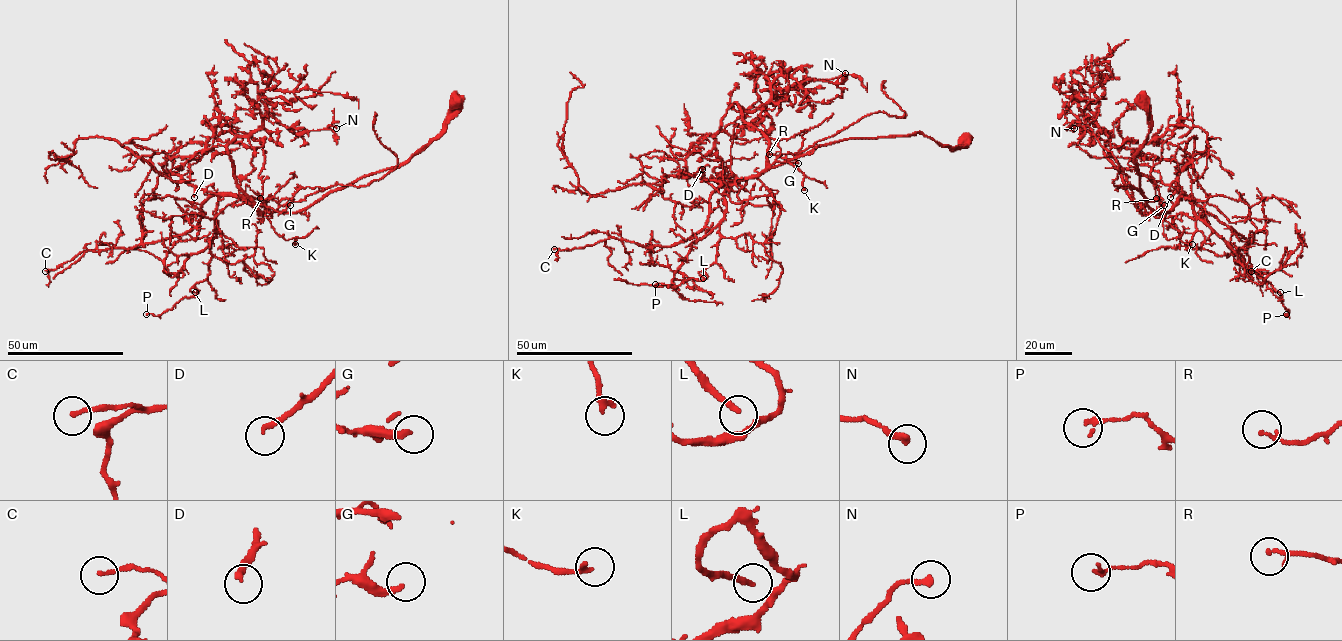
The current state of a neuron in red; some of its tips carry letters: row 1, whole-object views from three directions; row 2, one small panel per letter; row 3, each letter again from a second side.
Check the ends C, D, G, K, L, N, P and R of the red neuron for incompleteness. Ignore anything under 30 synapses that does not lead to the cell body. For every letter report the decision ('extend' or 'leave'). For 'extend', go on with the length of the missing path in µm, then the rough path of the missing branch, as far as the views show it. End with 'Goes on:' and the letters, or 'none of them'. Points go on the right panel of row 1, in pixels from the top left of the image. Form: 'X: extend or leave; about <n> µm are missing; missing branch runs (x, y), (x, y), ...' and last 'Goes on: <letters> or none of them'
C: leave
D: extend; about 40 µm are missing; missing branch runs (1170, 197), (1150, 212), (1138, 227), (1138, 254)
G: leave
K: leave
L: leave
N: leave
P: leave
R: leave
Goes on: D

